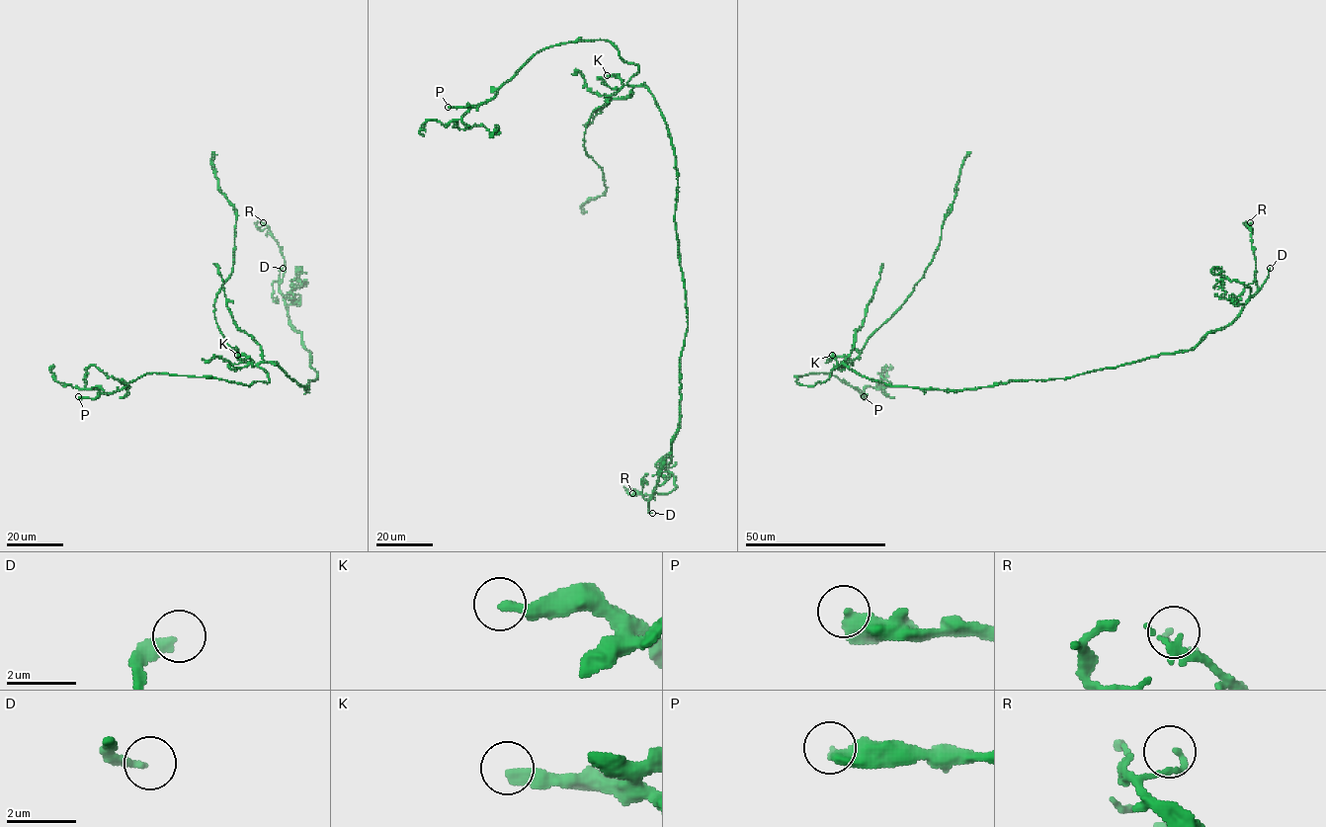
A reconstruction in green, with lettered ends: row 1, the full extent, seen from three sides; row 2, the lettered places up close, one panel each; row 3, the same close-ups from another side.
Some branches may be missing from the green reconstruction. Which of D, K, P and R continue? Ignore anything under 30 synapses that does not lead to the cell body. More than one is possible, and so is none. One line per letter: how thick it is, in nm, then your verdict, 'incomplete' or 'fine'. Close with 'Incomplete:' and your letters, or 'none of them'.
D: 240 nm thick; incomplete
K: 360 nm thick; fine
P: 440 nm thick; fine
R: 130 nm thick; fine
Incomplete: D

